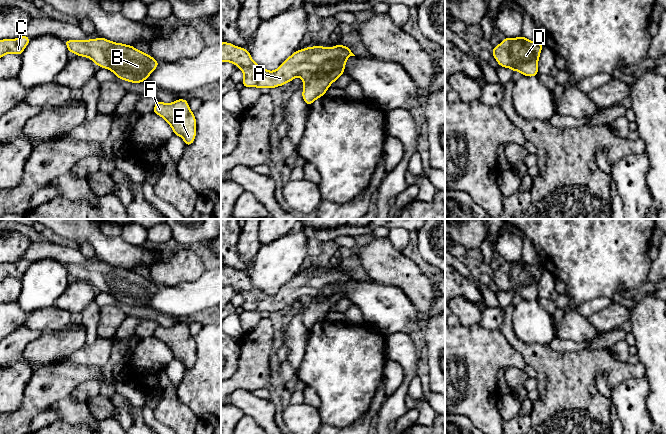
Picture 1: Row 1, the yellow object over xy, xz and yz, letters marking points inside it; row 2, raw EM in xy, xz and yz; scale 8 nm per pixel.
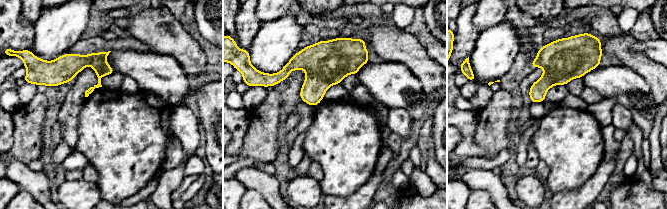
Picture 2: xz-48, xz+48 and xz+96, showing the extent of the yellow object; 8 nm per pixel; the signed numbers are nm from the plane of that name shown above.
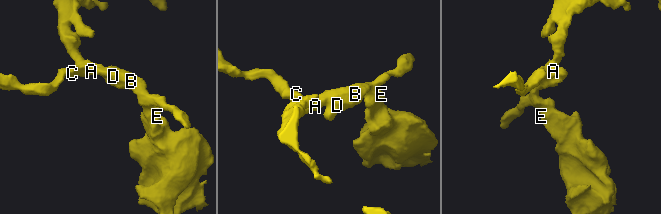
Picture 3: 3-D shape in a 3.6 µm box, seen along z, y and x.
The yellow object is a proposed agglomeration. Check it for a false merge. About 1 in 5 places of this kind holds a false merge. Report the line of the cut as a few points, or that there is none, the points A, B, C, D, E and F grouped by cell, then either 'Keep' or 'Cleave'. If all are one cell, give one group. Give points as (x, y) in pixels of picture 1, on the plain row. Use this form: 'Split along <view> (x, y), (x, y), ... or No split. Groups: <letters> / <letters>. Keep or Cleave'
No split. Groups: A B C D E F. Keep

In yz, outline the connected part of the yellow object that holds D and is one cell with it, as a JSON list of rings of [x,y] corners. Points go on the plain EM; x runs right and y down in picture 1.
[[[522,259],[514,263],[505,261],[499,269],[493,271],[492,279],[501,291],[533,301],[538,298],[542,270],[540,265],[530,265]]]

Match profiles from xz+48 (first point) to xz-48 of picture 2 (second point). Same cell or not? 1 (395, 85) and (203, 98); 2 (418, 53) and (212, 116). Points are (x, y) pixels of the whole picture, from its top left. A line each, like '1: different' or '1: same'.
1: different
2: different

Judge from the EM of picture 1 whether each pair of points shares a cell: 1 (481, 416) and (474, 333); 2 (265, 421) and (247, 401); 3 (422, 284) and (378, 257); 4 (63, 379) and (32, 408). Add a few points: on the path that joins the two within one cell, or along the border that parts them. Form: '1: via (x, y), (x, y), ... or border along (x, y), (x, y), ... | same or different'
1: via (475, 395), (474, 354) | same
2: via (262, 416), (252, 406) | same
3: via (411, 280), (400, 271), (389, 266) | same
4: via (55, 385), (40, 400) | same

